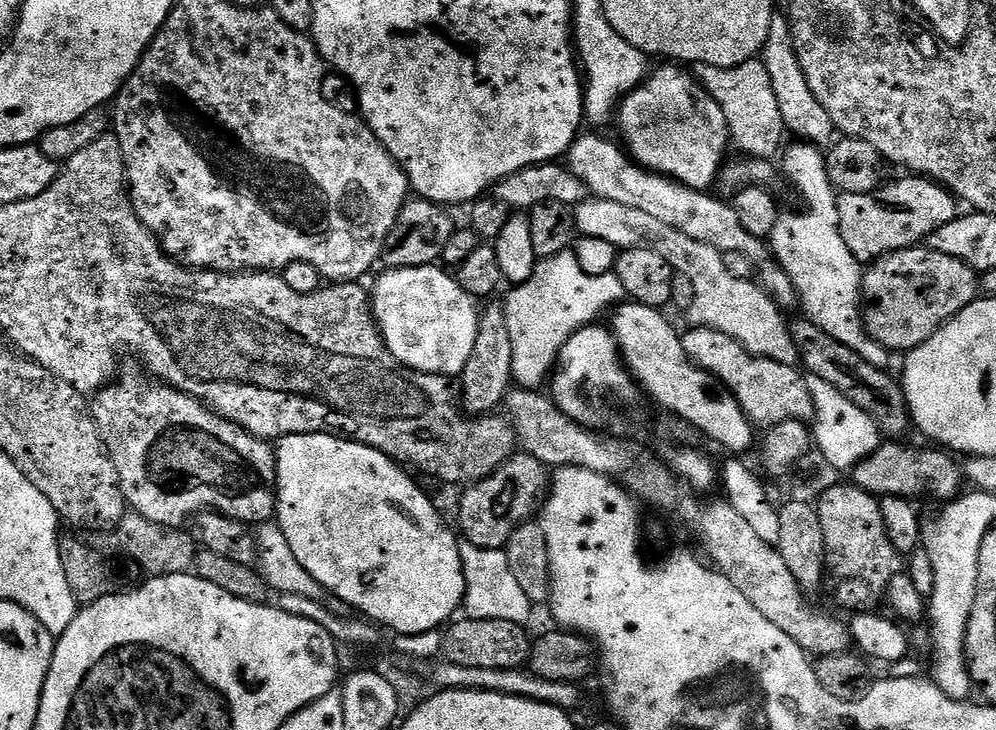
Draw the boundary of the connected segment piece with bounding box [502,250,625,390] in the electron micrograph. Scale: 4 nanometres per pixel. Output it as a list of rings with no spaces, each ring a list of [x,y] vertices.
[[[572,250],[543,257],[532,277],[515,285],[511,291],[502,300],[502,307],[506,326],[510,326],[510,346],[513,347],[512,379],[519,387],[533,390],[549,379],[562,346],[566,346],[577,330],[597,323],[604,311],[607,313],[625,299],[624,287],[615,271],[597,276],[586,274],[586,270],[578,266],[578,258]]]

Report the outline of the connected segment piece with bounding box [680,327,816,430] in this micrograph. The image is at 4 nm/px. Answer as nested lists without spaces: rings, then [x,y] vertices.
[[[689,327],[687,331],[688,333],[685,331],[680,337],[682,350],[686,350],[688,357],[697,366],[706,369],[711,376],[717,376],[731,390],[734,398],[742,406],[742,410],[748,415],[749,422],[757,429],[767,430],[778,426],[778,422],[790,422],[791,420],[808,422],[815,417],[816,411],[808,389],[808,382],[805,373],[799,367],[750,354],[750,350],[746,350],[734,338],[730,338],[730,334],[722,334],[722,330]]]

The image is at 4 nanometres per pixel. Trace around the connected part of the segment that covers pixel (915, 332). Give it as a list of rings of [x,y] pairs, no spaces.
[[[927,246],[903,248],[873,260],[863,269],[864,286],[862,289],[862,311],[864,328],[889,353],[907,354],[913,348],[922,346],[939,328],[943,328],[949,320],[953,320],[966,306],[970,306],[978,298],[980,281],[976,269],[958,258],[950,258],[950,254],[938,254],[938,250]]]

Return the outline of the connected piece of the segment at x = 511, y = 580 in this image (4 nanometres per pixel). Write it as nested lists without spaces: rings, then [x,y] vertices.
[[[461,539],[460,557],[466,578],[463,607],[472,611],[469,613],[485,620],[501,620],[525,626],[531,625],[534,605],[526,596],[525,591],[521,589],[521,584],[514,578],[514,573],[510,570],[510,561],[504,550],[499,548],[486,550],[482,546],[474,546],[470,541]]]

